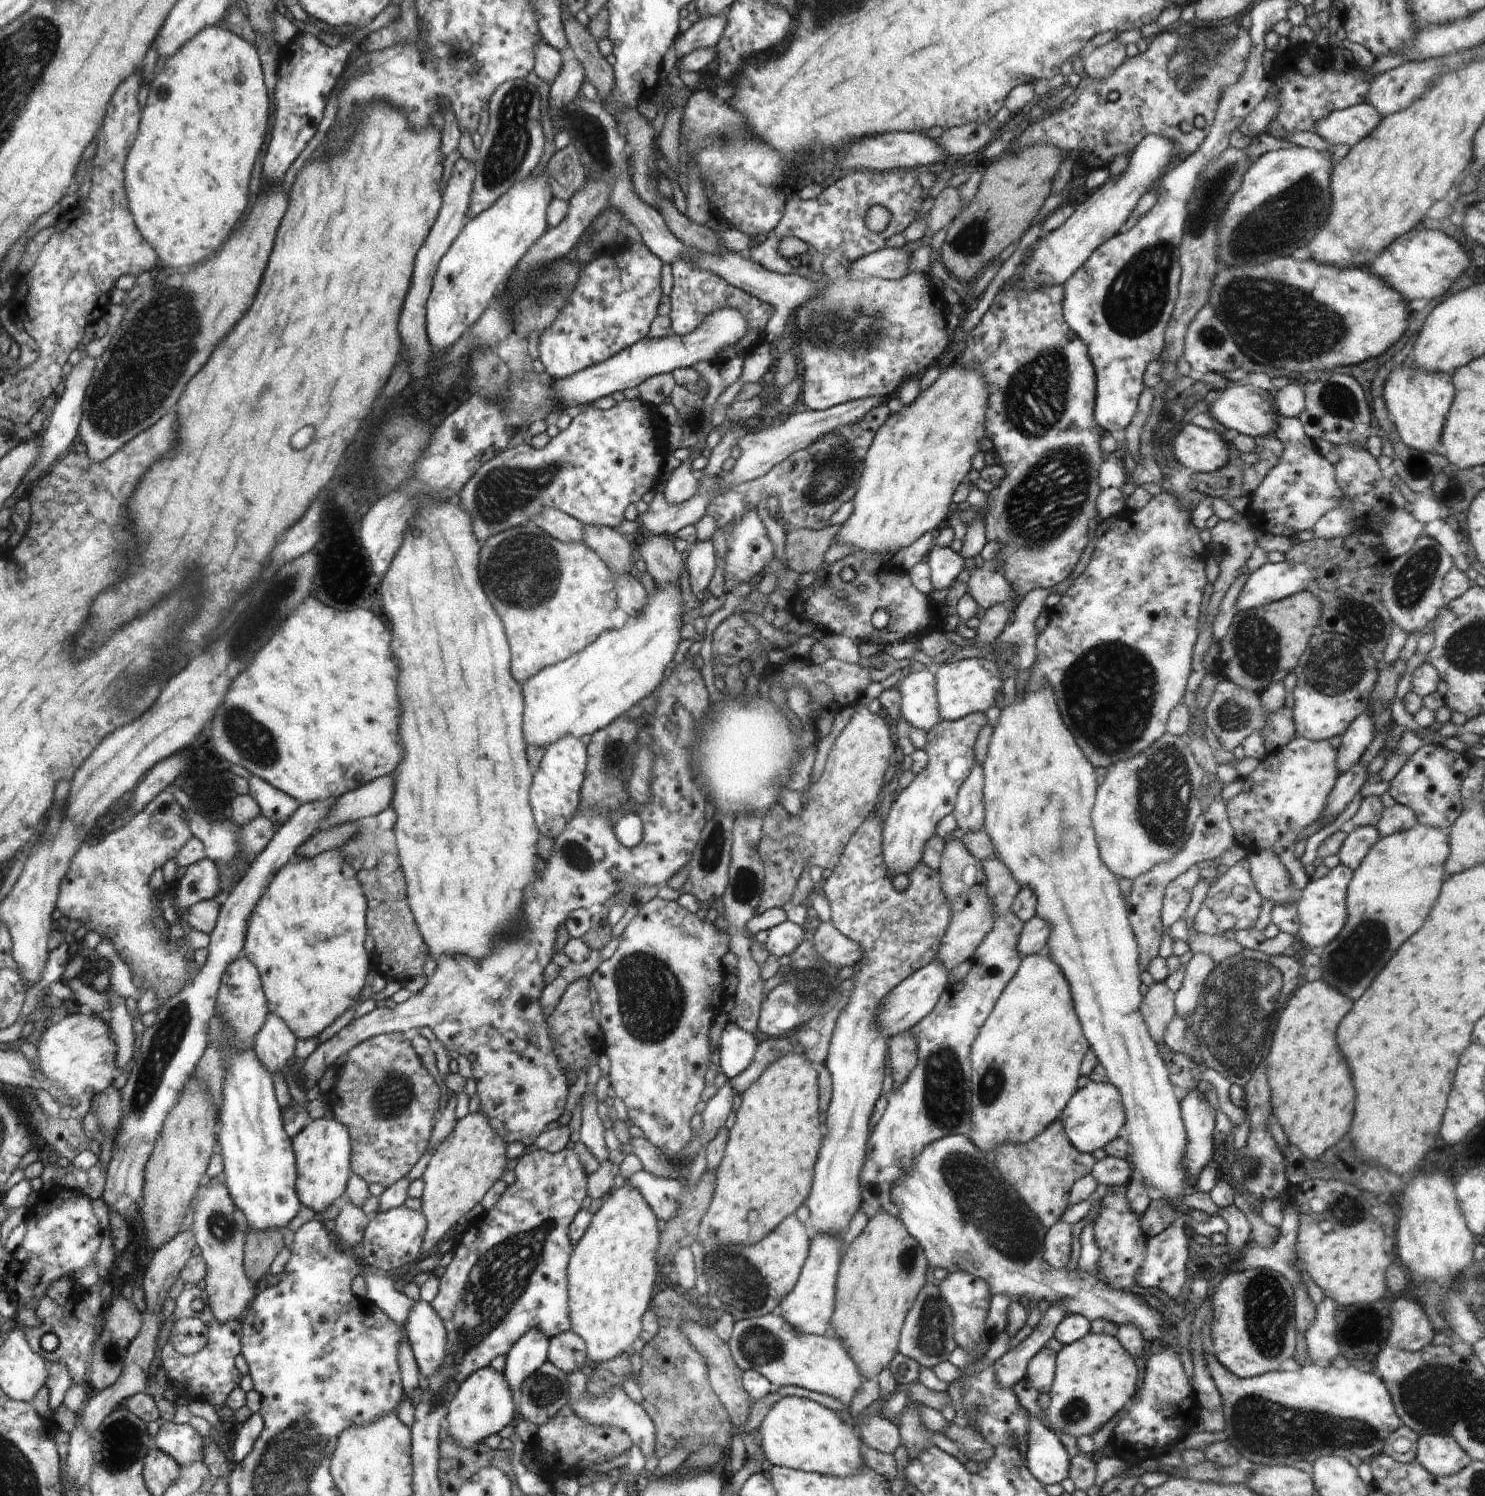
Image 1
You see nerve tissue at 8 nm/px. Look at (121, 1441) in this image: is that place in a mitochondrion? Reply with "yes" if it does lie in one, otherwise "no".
yes

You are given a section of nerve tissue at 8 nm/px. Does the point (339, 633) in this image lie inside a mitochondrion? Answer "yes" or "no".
no

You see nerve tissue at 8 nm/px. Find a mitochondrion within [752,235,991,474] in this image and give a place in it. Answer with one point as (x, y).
(834, 327)

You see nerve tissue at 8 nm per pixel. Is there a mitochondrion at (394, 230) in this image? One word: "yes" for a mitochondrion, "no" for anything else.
no

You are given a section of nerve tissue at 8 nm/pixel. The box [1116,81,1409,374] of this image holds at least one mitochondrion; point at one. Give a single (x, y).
(1280, 323)

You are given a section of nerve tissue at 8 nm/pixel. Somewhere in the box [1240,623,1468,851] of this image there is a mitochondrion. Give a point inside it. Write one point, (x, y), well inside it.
(1334, 666)

